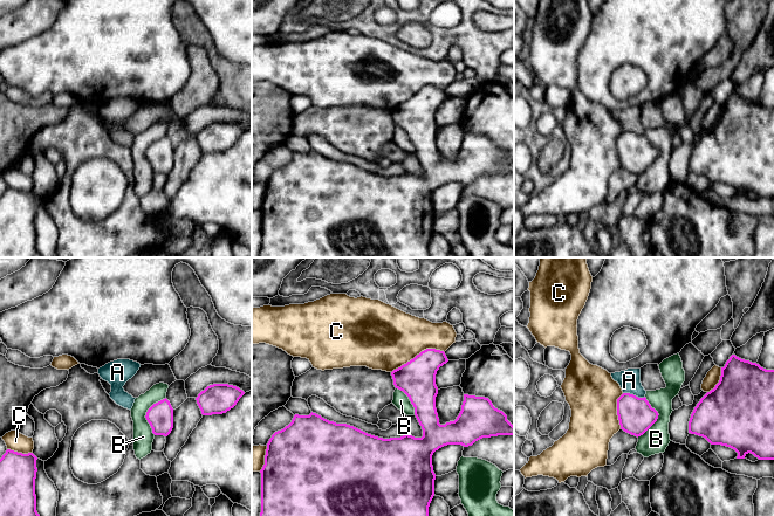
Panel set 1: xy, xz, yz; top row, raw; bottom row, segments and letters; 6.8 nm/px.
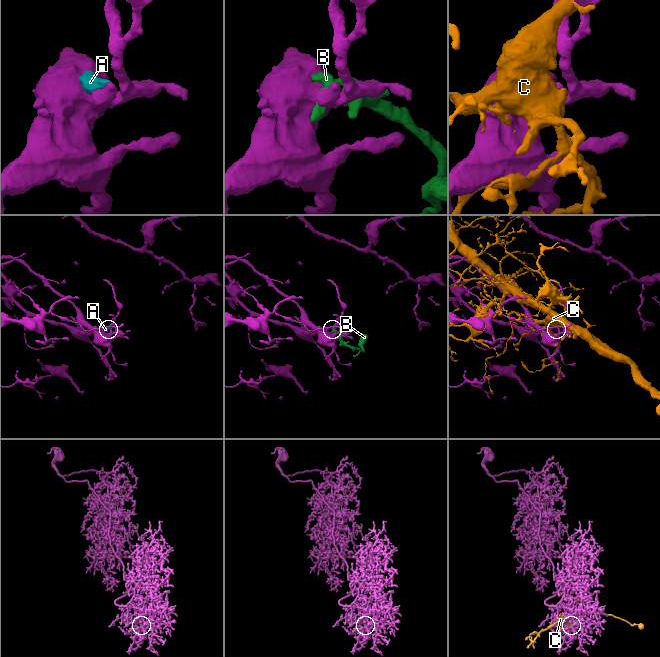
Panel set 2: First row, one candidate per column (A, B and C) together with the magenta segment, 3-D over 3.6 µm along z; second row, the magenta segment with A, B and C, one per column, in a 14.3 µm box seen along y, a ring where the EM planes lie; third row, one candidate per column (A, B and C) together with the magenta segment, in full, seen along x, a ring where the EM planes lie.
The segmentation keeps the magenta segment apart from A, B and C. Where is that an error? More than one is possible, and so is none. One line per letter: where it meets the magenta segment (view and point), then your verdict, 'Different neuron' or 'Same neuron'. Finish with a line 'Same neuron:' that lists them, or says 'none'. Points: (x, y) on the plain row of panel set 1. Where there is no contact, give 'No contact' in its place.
A: Touches magenta at yz (632, 132). Different neuron
B: Touches magenta at yz (657, 156). Different neuron
C: Touches magenta at xz (417, 93). Different neuron
Same neuron: none

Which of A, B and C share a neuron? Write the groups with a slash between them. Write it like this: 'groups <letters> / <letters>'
groups A / B / C

